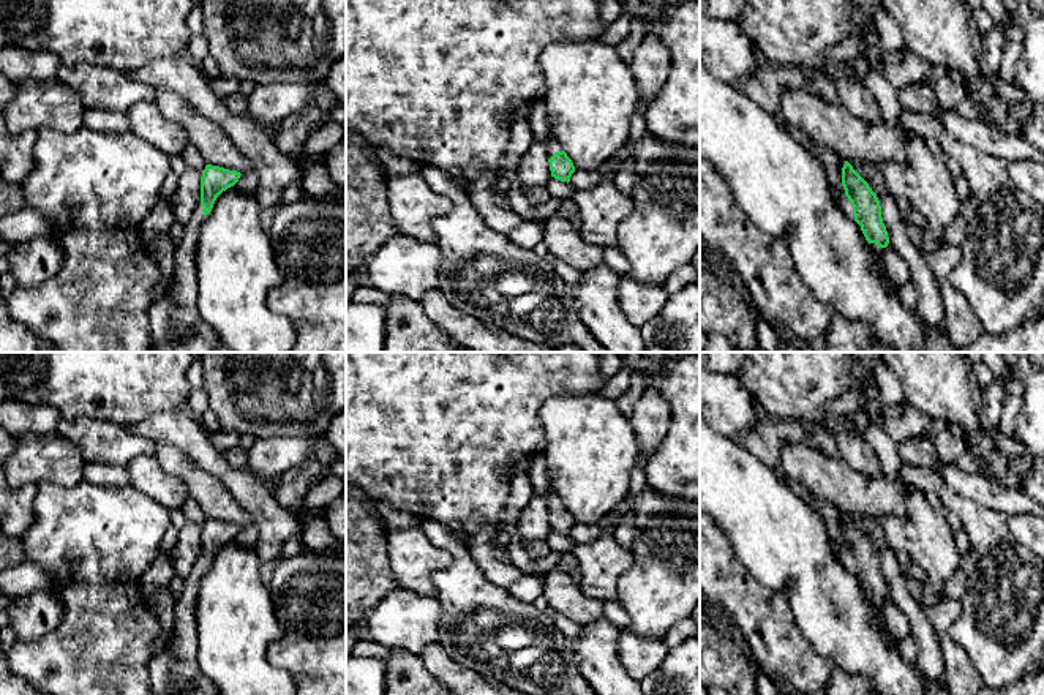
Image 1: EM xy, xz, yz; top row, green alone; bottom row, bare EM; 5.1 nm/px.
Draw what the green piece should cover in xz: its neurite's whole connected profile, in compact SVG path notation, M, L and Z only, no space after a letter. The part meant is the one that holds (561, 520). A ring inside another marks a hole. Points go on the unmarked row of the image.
M550 493L548 496L548 510L551 531L569 537L572 528L575 526L575 520L567 507L562 504L562 499L554 493Z

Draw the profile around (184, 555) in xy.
M186 521L186 524L178 529L177 543L171 550L171 561L175 575L182 578L186 578L196 559L201 556L201 531L202 526L193 521Z

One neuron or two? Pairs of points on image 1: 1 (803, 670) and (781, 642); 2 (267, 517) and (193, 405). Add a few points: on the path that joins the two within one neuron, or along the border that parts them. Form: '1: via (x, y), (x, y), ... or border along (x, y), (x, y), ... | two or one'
1: via (798, 664), (782, 648) | one
2: border along (187, 406), (198, 419) | two

